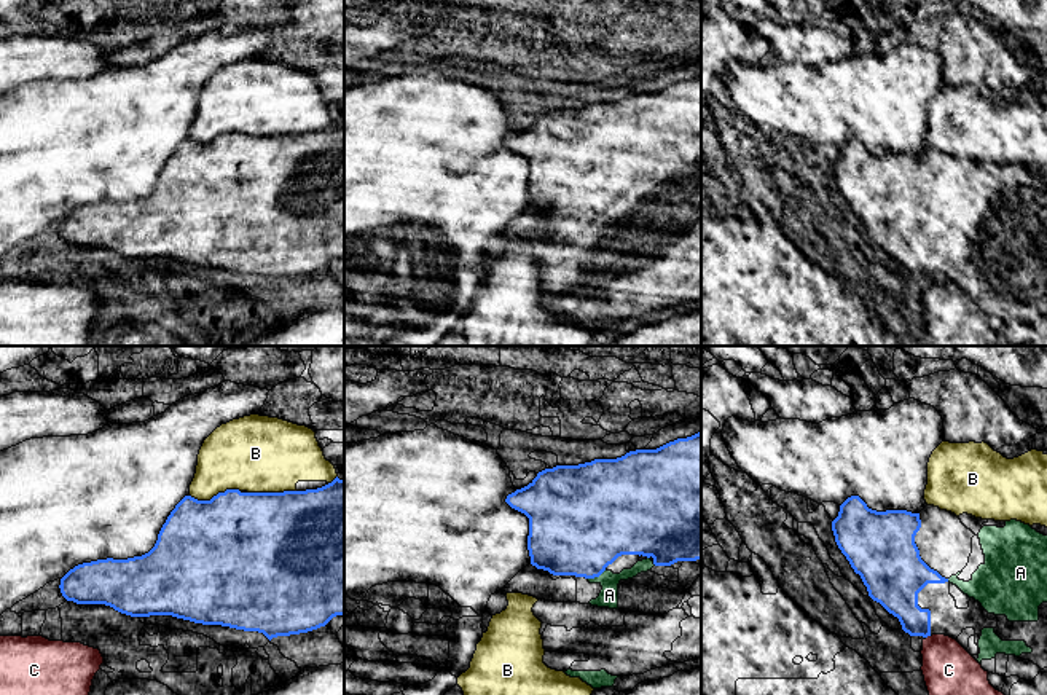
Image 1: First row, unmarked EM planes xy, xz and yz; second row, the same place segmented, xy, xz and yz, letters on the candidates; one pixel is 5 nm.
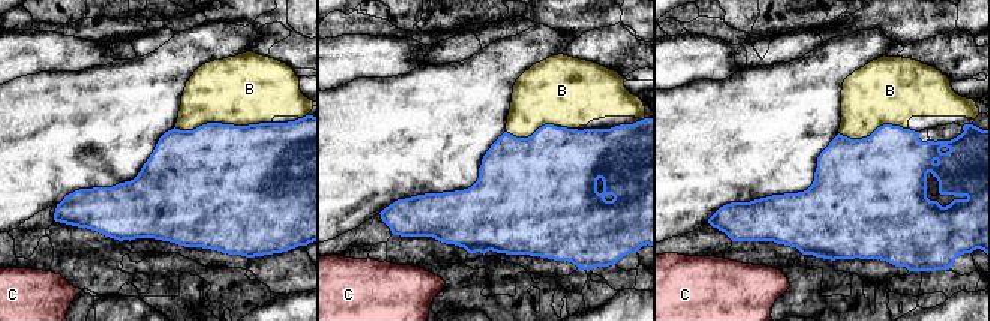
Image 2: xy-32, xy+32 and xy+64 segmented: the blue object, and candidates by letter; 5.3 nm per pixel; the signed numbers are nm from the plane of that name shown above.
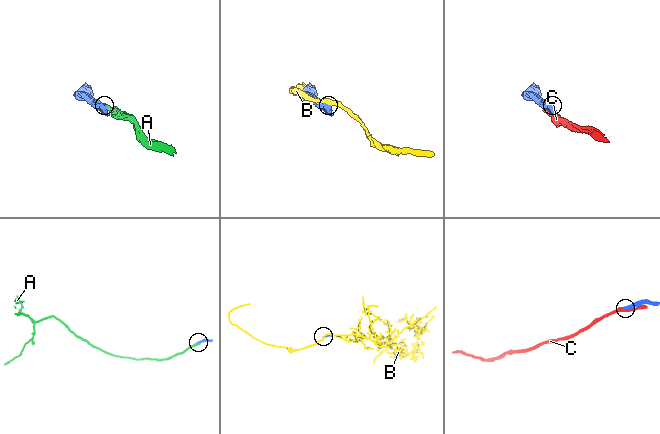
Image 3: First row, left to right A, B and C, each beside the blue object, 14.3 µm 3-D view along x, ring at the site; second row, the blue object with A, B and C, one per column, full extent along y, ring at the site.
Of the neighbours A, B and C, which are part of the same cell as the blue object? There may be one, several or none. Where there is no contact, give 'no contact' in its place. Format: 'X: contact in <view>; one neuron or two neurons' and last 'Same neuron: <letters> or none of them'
A: contact in xz; one neuron
B: contact in xy; two neurons
C: contact in yz; two neurons
Same neuron: A

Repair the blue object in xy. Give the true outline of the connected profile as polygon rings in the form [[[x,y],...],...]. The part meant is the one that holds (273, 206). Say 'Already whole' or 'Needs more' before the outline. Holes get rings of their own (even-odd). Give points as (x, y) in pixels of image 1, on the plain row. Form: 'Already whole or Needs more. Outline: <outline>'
Already whole. Outline: [[[338,120],[317,132],[284,134],[284,135],[241,135],[226,132],[210,143],[198,143],[185,139],[163,167],[155,190],[142,198],[127,202],[97,202],[70,212],[61,222],[61,236],[67,244],[76,247],[105,247],[131,260],[172,258],[202,268],[222,268],[244,274],[263,276],[269,284],[277,279],[308,276],[325,269],[333,260],[344,260],[344,123]]]

